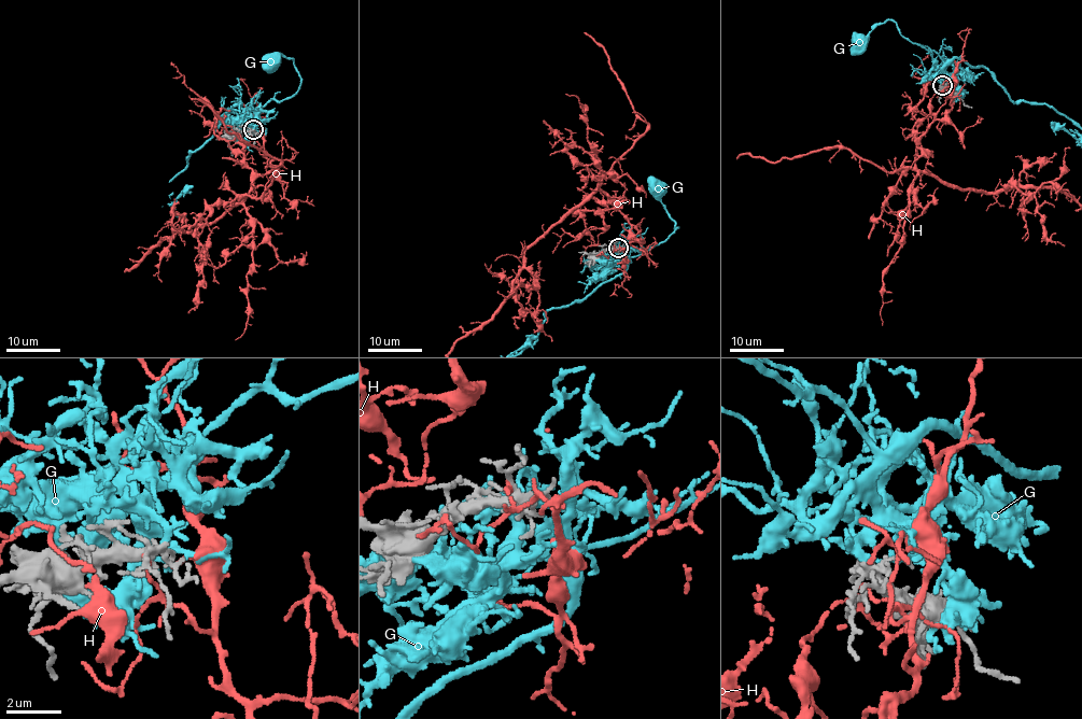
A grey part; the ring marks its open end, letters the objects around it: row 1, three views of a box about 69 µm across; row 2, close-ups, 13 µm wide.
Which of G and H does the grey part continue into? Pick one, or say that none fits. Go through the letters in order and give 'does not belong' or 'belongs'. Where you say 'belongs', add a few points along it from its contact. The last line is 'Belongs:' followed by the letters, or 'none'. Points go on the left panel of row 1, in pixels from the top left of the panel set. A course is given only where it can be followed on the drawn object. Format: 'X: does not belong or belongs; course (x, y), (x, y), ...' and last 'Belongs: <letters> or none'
G: belongs; course (253, 128), (251, 120), (272, 99), (282, 101), (295, 95), (300, 82), (293, 60), (282, 55), (270, 62)
H: does not belong
Belongs: G

